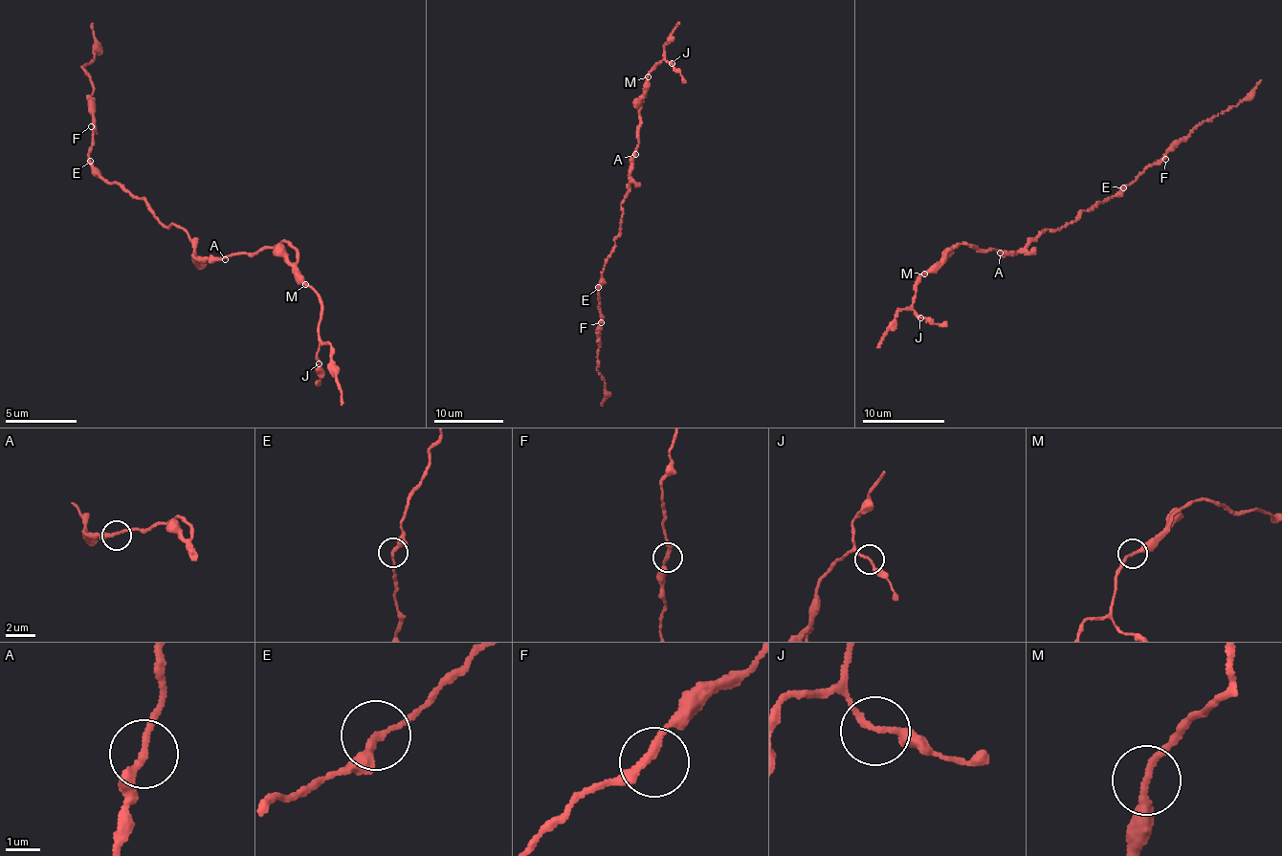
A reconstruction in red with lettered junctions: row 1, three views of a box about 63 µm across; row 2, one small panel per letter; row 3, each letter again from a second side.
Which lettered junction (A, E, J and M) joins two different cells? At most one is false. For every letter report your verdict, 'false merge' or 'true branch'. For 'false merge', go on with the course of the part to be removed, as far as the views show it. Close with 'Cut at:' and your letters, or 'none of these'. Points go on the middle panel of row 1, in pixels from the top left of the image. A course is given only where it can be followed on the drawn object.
A: true branch
E: false merge | (598, 287), (601, 319), (596, 368), (605, 384), (603, 406)
J: true branch
M: true branch
Cut at: E

